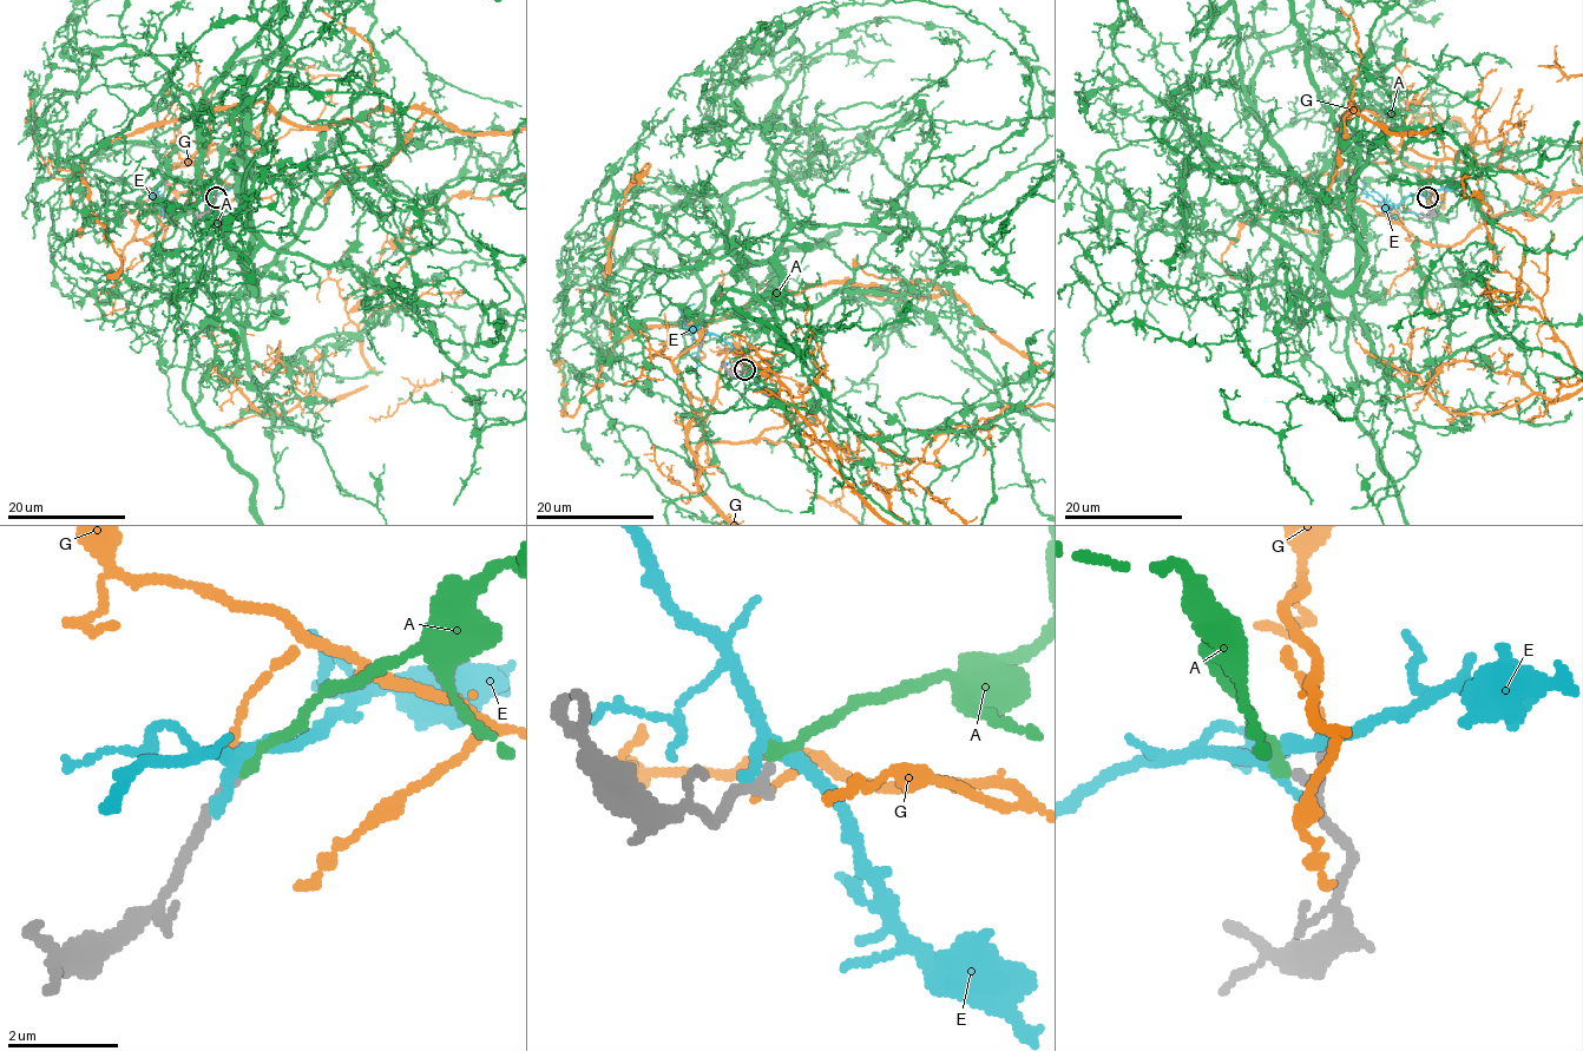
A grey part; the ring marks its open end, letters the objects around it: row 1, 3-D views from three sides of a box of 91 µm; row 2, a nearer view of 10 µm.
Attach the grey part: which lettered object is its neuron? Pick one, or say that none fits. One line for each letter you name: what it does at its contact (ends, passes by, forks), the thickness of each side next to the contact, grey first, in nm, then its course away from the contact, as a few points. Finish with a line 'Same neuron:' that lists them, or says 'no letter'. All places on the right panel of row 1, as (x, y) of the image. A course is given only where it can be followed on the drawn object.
A: it ends there; 240 nm thick on the grey side, 200 nm on the other
Same neuron: A

